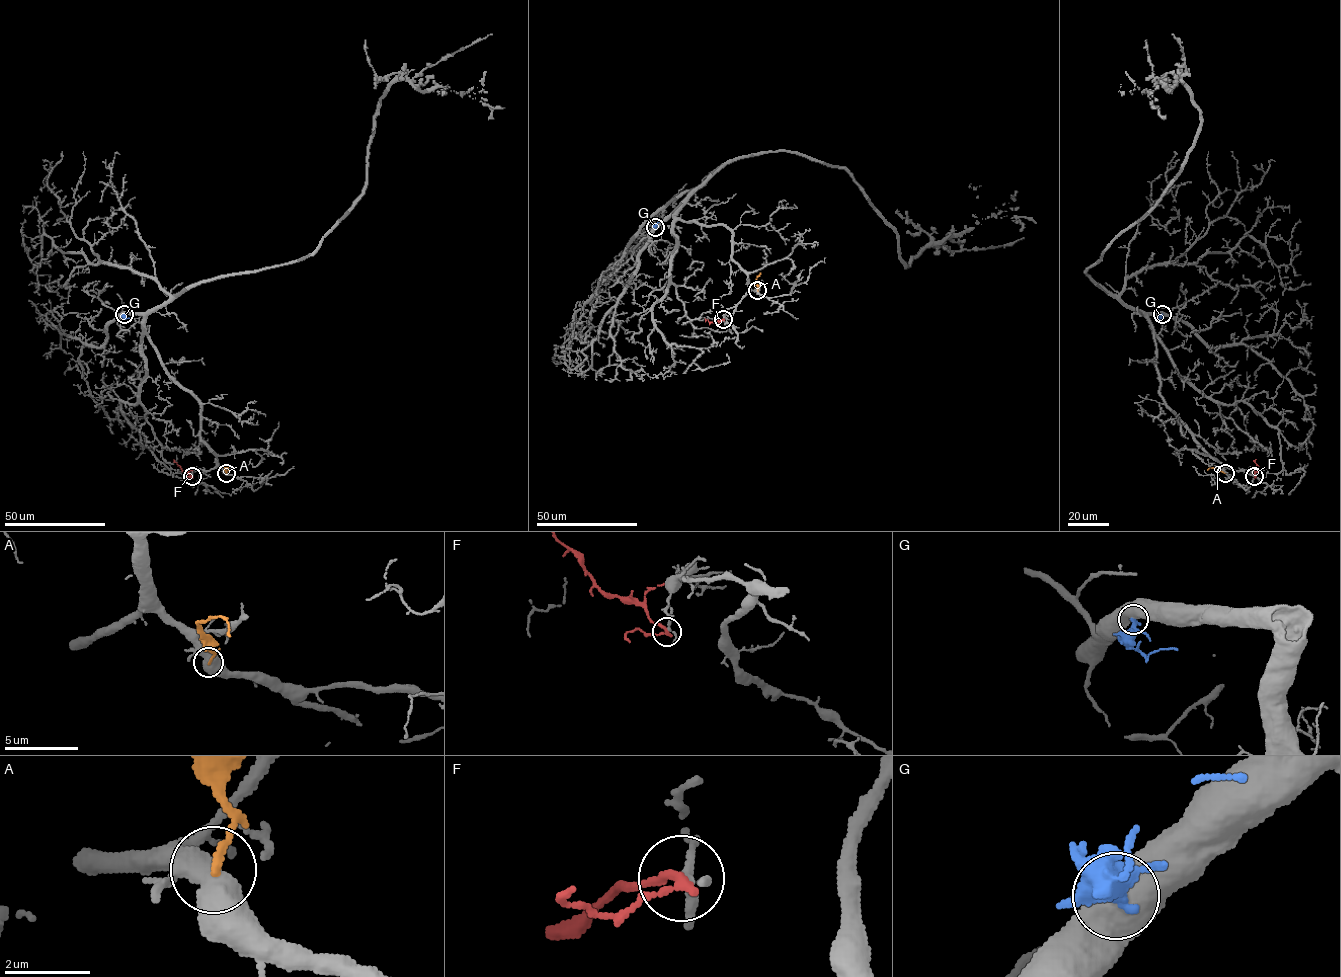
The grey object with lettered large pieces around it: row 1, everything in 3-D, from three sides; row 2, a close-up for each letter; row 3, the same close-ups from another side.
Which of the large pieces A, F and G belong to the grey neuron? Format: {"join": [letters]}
{"join": []}

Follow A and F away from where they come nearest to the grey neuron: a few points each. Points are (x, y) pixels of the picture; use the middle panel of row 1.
A: (757, 290), (756, 280), (760, 272)
F: (723, 319), (705, 321)

